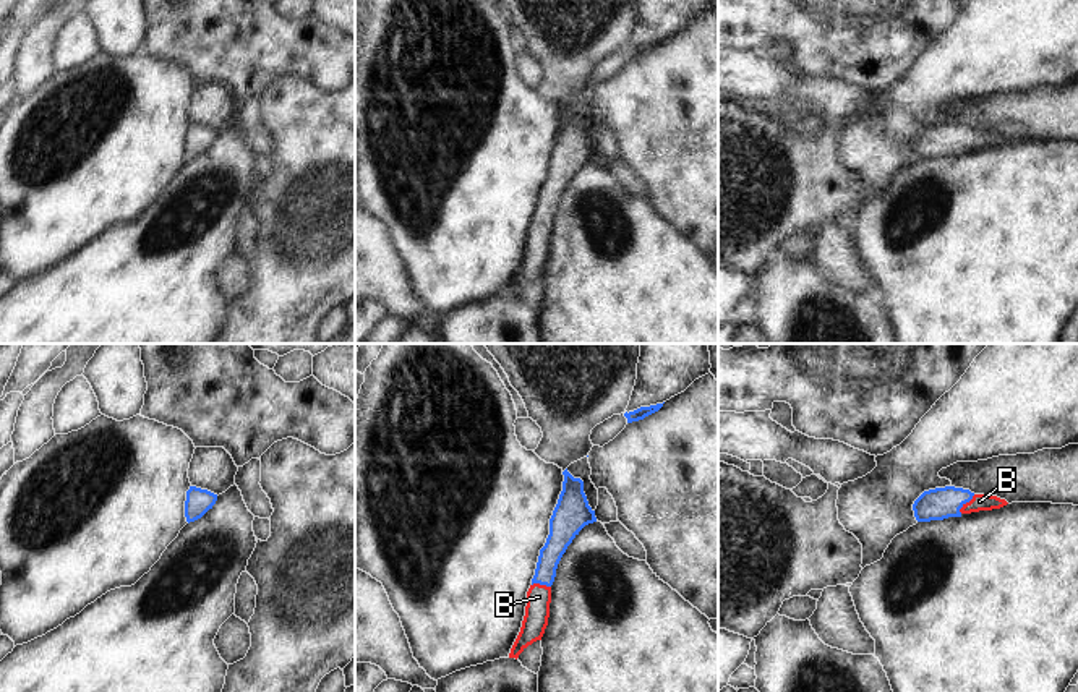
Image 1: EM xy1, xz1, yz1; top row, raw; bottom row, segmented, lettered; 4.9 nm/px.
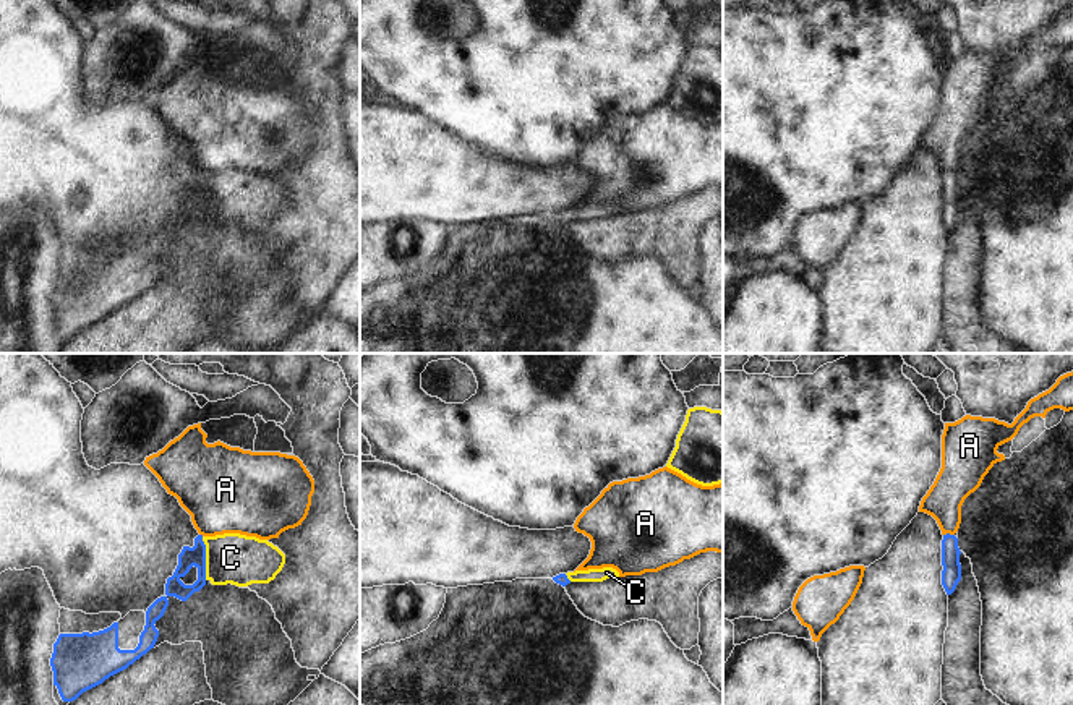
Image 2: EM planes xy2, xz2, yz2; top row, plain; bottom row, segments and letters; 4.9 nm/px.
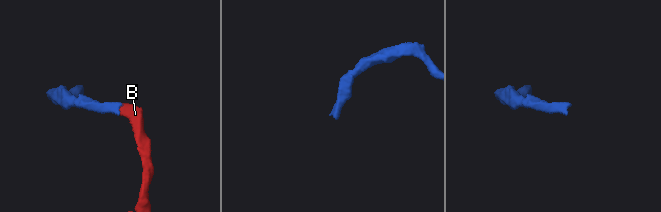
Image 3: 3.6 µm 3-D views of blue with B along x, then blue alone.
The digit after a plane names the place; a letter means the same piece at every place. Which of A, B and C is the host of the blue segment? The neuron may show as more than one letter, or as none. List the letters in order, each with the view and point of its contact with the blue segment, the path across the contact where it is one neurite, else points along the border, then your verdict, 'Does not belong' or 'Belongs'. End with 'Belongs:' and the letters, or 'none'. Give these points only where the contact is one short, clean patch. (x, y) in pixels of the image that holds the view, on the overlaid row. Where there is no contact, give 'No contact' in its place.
A: Touches blue at yz2 (949, 534). Boundary: yz2 (953, 534), (944, 535). Does not belong
B: Touches blue at yz1 (965, 503). Path across: yz1 (936, 504), (965, 503), (979, 501). Belongs
C: Touches blue at xy2 (205, 558). Path across: xy2 (195, 556), (205, 558), (230, 558). Belongs
Belongs: B, C.

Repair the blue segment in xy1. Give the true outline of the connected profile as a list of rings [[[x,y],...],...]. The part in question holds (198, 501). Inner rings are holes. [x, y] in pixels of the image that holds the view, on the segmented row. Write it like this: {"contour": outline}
{"contour": [[[190,486],[190,489],[186,491],[186,501],[185,501],[186,522],[190,523],[201,519],[209,509],[212,509],[216,501],[217,501],[217,494],[207,489]]]}

